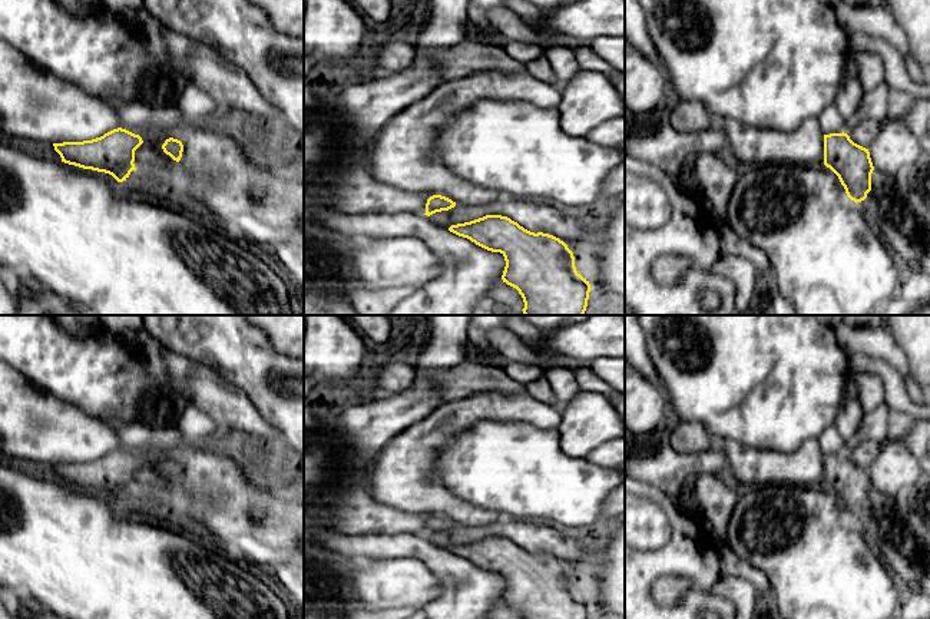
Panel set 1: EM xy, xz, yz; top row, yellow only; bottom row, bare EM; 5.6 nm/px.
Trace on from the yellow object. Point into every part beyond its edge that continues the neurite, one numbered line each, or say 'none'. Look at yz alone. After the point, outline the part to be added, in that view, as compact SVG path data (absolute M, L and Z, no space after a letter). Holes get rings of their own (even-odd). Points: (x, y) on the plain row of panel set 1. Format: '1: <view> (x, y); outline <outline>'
1: yz (902, 540); outline M873 491L871 512L867 519L855 524L860 534L863 534L874 547L886 567L898 580L909 596L920 599L930 612L930 529L924 526L921 519L909 507L900 509L888 497Z

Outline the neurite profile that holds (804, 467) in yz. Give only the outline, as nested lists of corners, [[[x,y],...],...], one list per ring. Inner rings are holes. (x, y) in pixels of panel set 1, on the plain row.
[[[817,438],[807,440],[794,453],[752,448],[732,440],[712,440],[725,451],[727,471],[739,486],[791,484],[824,486],[824,454]]]

